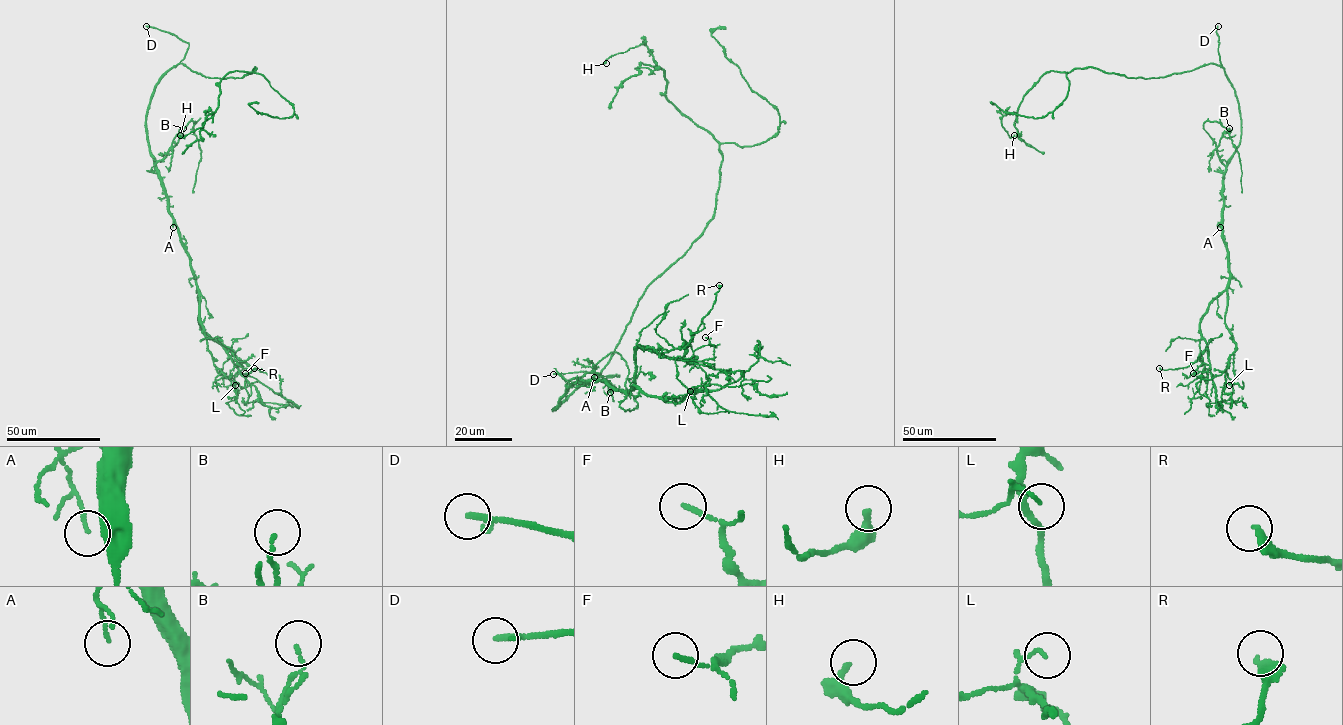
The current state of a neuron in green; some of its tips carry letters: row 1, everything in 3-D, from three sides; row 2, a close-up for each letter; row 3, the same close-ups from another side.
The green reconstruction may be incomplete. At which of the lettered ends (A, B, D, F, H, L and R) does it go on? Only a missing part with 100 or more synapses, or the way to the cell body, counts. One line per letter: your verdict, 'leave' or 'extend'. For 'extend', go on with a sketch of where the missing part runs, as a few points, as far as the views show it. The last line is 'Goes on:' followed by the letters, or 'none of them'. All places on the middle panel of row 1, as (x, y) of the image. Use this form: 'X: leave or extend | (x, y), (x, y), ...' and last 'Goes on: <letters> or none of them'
A: leave
B: leave
D: extend | (553, 374), (522, 373), (496, 362)
F: leave
H: leave
L: leave
R: leave
Goes on: D

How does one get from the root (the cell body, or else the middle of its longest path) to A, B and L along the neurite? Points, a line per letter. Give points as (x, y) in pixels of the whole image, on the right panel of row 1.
A: (1239, 108), (1241, 137), (1226, 167), (1220, 227)
B: (1239, 108), (1241, 140), (1225, 166), (1218, 155), (1217, 147), (1222, 134), (1229, 128)
L: (1239, 108), (1241, 140), (1226, 165), (1222, 192), (1230, 274), (1225, 323), (1236, 345), (1226, 367), (1229, 385)

